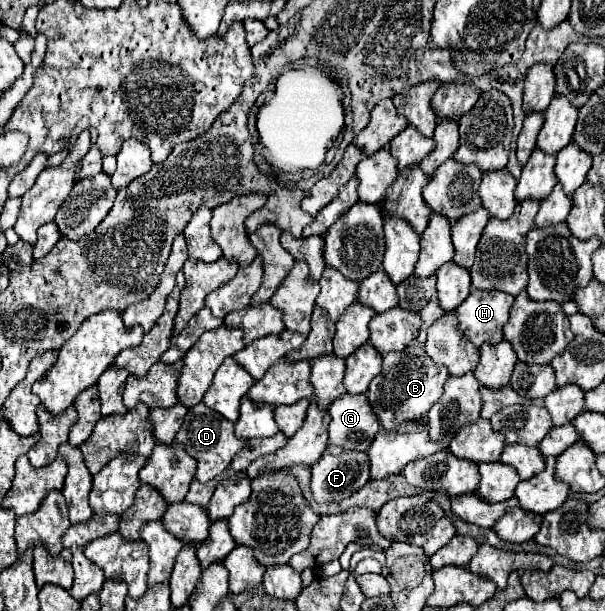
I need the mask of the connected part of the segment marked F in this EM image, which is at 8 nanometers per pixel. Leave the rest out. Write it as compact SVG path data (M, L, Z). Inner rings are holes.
M326 447L318 463L312 465L310 489L316 503L338 503L352 497L370 481L368 455Z

